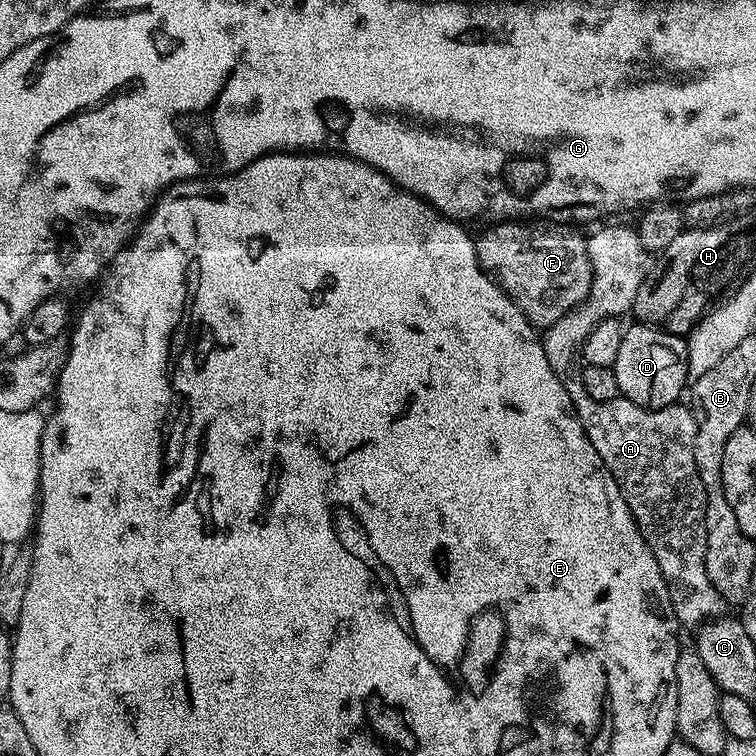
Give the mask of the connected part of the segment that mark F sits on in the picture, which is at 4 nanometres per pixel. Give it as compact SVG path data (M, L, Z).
M496 222L475 237L480 269L522 310L533 328L547 330L573 312L592 289L588 241L564 222Z

